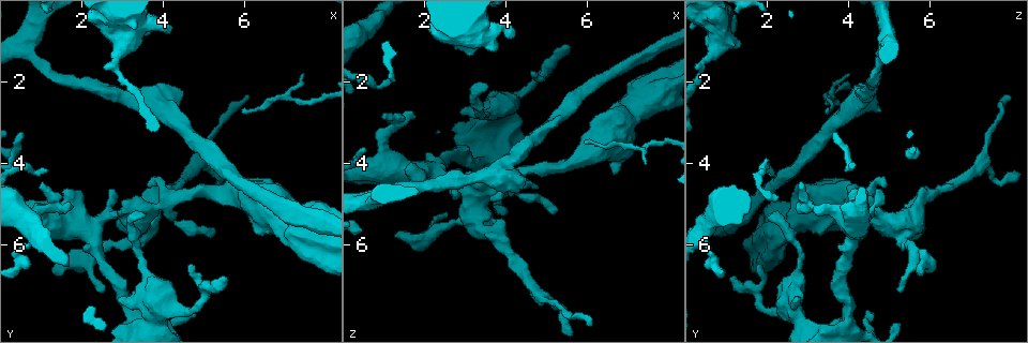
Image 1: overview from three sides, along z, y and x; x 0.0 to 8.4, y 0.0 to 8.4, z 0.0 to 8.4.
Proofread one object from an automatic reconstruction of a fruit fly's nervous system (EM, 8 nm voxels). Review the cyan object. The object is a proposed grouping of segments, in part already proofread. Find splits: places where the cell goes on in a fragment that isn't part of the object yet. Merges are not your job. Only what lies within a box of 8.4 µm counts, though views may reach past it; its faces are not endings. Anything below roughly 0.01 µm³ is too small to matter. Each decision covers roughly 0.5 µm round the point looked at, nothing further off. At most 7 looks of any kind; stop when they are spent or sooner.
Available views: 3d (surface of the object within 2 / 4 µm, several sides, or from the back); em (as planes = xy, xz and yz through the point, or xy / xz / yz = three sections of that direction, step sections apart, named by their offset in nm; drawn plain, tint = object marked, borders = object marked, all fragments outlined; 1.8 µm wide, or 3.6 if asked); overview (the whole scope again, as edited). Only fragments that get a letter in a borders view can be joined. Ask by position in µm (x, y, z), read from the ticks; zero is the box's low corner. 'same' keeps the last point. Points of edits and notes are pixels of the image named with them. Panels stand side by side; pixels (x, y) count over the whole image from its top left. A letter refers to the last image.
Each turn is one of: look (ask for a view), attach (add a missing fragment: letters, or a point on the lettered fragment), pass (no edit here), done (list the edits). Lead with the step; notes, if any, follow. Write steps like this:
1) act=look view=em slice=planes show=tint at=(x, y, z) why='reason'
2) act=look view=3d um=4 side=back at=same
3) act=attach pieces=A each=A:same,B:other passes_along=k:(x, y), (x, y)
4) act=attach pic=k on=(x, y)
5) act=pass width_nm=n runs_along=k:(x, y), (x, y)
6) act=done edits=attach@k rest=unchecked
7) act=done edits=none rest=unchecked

act=look view=3d um=2 at=(1.15, 4.15, 2.05) why='branch stops here'

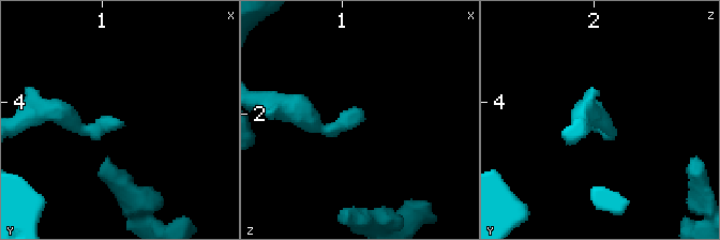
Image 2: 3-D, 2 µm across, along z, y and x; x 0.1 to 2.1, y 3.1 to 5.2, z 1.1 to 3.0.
act=look view=em slice=planes show=tint at=(1.20, 4.14, 1.98)

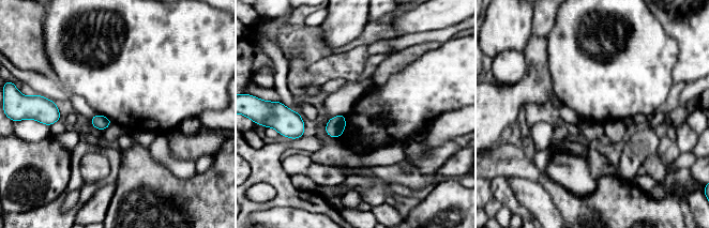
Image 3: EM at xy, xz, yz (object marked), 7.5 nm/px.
act=look view=em slice=planes show=borders at=same why='see the neighbours'

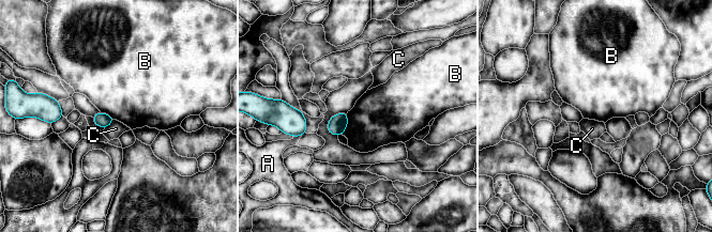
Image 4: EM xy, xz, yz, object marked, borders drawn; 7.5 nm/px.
act=pass longest_contact=B:180nm each=A:other,B:other,C:other border=4:(348, 112), (347, 127), (341, 134) found='none of them fits'

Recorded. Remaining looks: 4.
act=look view=3d um=2 at=(2.95, 7.35, 2.80) why='free end'

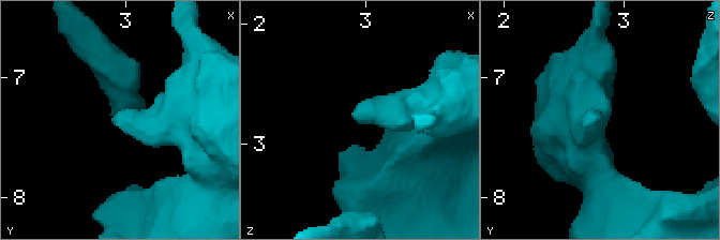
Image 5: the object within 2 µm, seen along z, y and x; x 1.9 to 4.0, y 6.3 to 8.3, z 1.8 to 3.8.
act=look view=em slice=xy step=16 show=borders at=(2.90, 7.32, 2.82) why='now the EM'

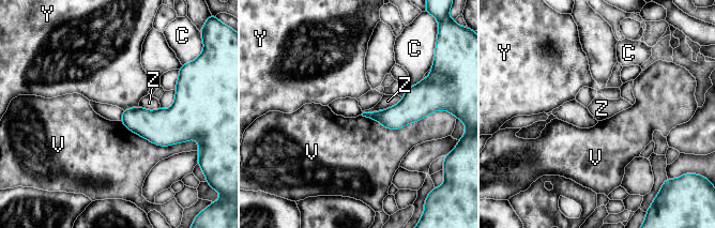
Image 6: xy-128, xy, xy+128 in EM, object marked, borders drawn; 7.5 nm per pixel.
act=look view=em slice=planes show=borders at=same why='another direction'

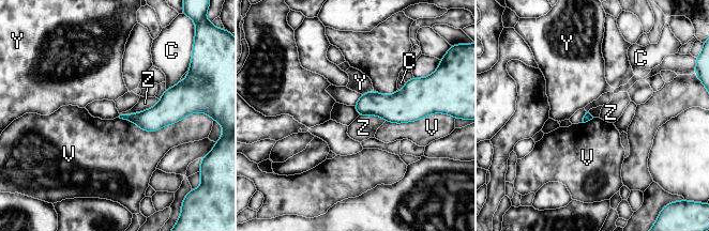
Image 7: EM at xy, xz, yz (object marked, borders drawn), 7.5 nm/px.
act=pass each=C:other,V:other,Y:other,Z:other border=7:(160, 99), (149, 108), (120, 114) found='none of them fits'

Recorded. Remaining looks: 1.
act=look view=em slice=planes show=borders at=(3.75, 5.65, 5.75) why='closes a loop'

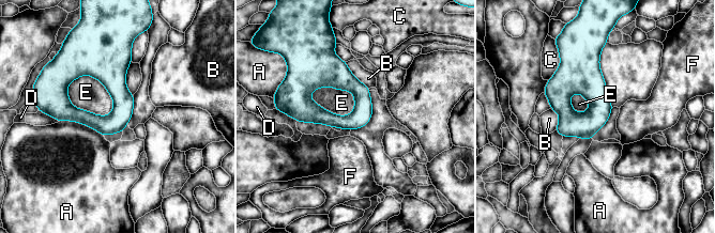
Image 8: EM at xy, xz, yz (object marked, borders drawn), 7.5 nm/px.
act=pass each=A:other,B:other,C:other,D:other,E:other,F:other found='no lettered fragment goes on from it'

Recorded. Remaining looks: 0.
act=done edits=none rest=unchecked

